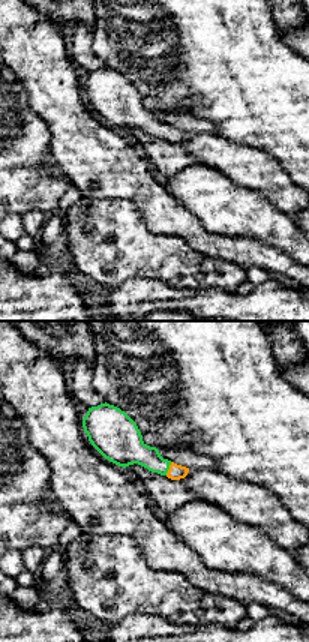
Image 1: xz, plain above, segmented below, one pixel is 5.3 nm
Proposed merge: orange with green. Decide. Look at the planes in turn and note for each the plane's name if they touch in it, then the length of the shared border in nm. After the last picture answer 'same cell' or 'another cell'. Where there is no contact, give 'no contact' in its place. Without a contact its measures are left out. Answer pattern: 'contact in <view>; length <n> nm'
contact in xz; length 80 nm

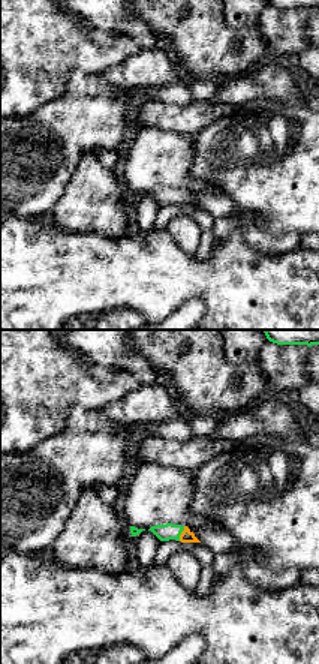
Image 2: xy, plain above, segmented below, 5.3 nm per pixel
contact in xy; length 90 nm

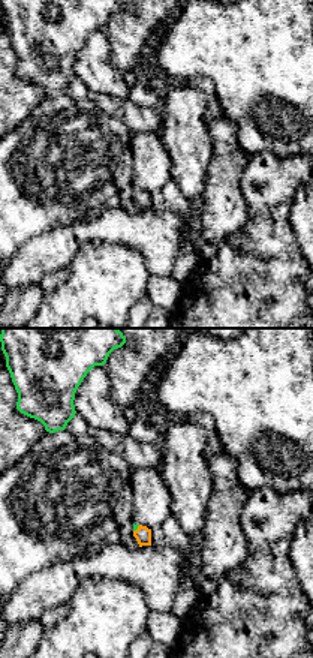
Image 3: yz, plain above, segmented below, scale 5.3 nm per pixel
contact in yz; length 50 nm

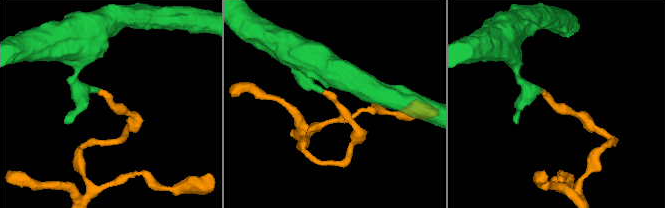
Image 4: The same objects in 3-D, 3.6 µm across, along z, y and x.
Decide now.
same cell

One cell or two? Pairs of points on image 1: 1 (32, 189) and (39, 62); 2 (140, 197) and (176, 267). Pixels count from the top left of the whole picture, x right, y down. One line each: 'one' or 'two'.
1: two
2: two

